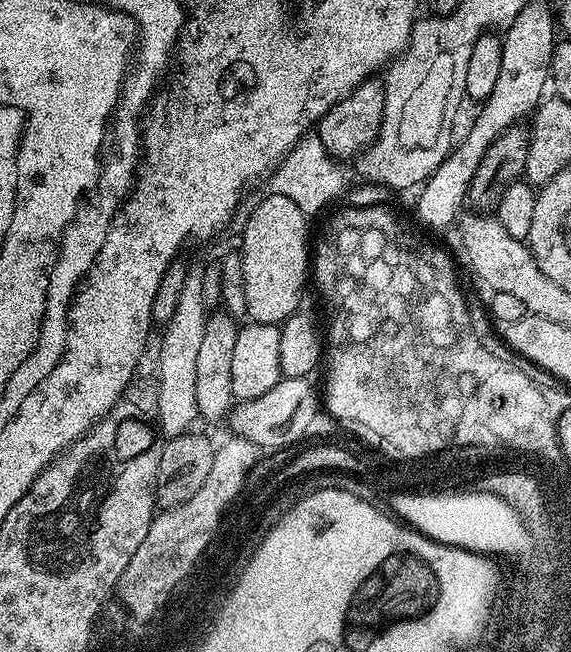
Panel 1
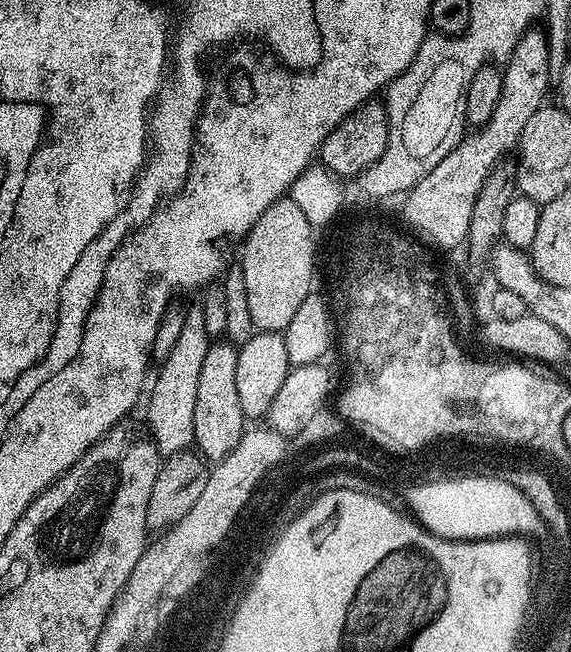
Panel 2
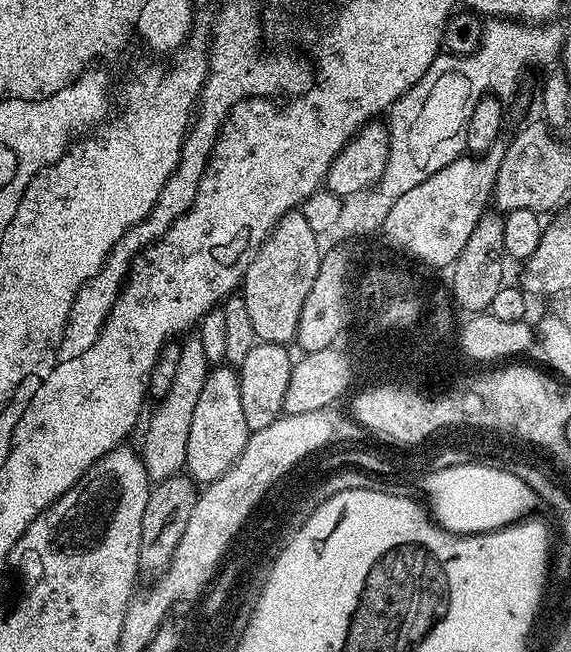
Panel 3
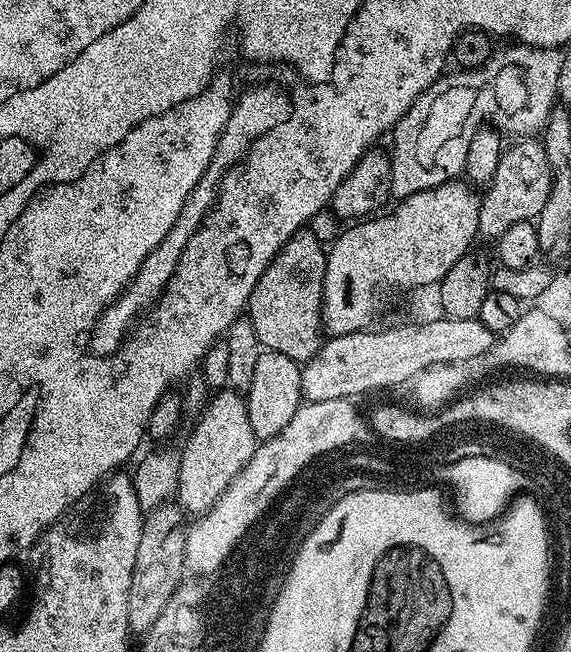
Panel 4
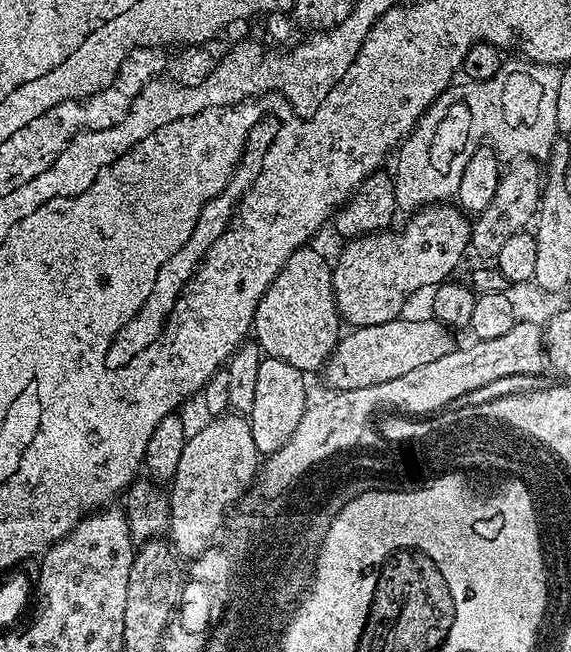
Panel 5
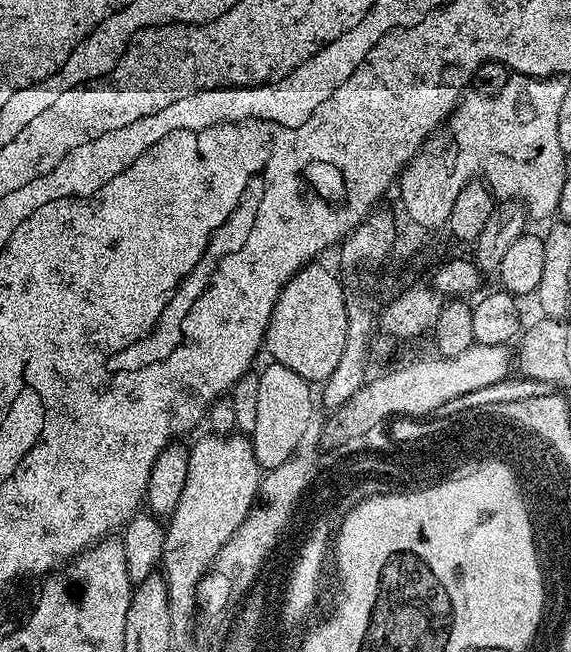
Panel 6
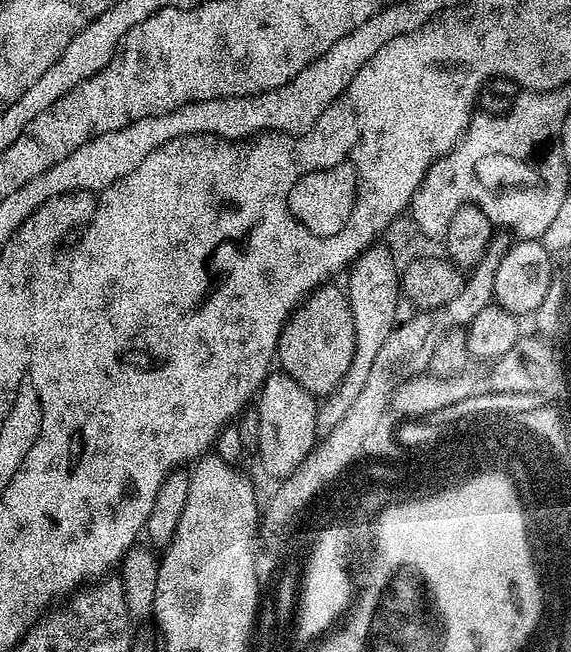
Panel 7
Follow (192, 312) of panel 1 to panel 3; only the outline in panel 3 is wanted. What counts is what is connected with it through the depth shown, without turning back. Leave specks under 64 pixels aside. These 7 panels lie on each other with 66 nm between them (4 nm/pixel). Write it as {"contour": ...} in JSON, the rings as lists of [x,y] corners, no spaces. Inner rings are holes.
{"contour":[[[189,335],[180,344],[180,350],[181,356],[178,358],[173,386],[168,394],[158,400],[157,408],[149,414],[148,429],[144,432],[142,459],[148,471],[148,479],[152,482],[177,475],[184,468],[186,442],[190,438],[190,418],[194,418],[194,405],[198,402],[198,394],[202,394],[204,379],[210,371],[206,350],[202,346],[199,335]]]}

